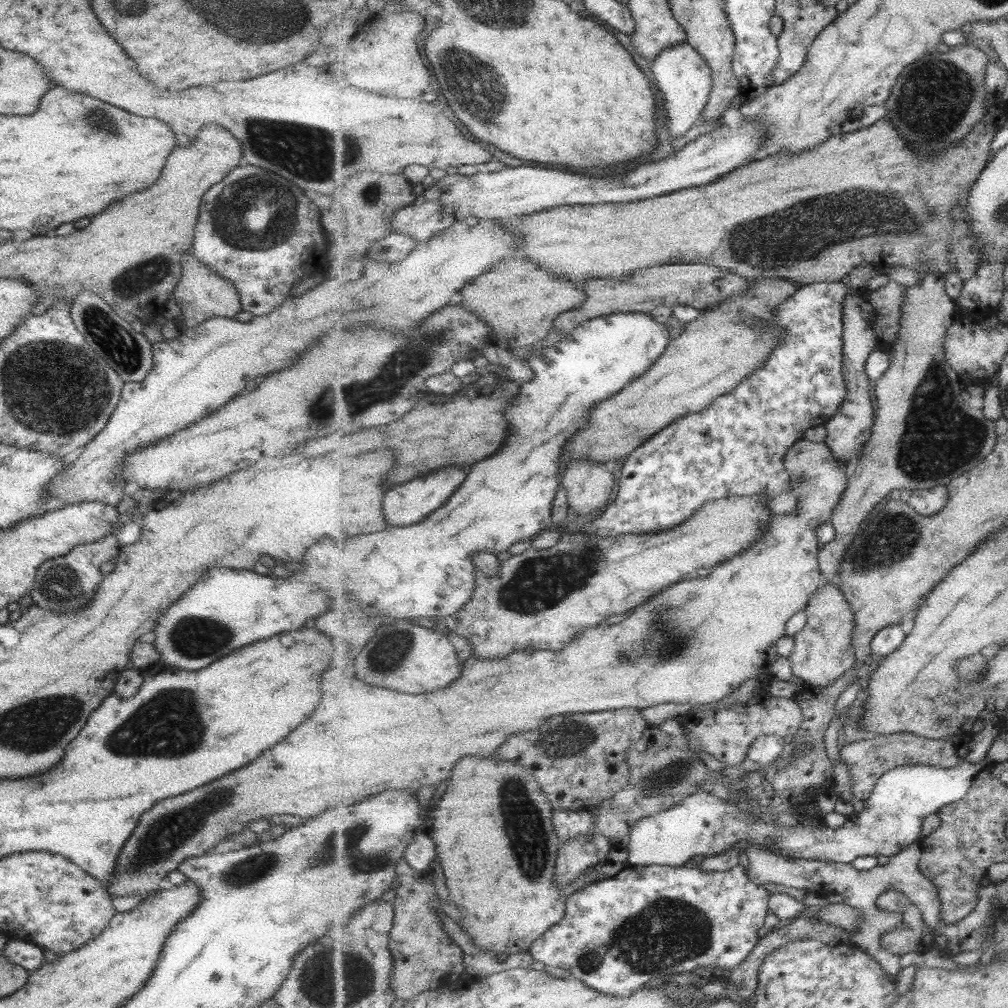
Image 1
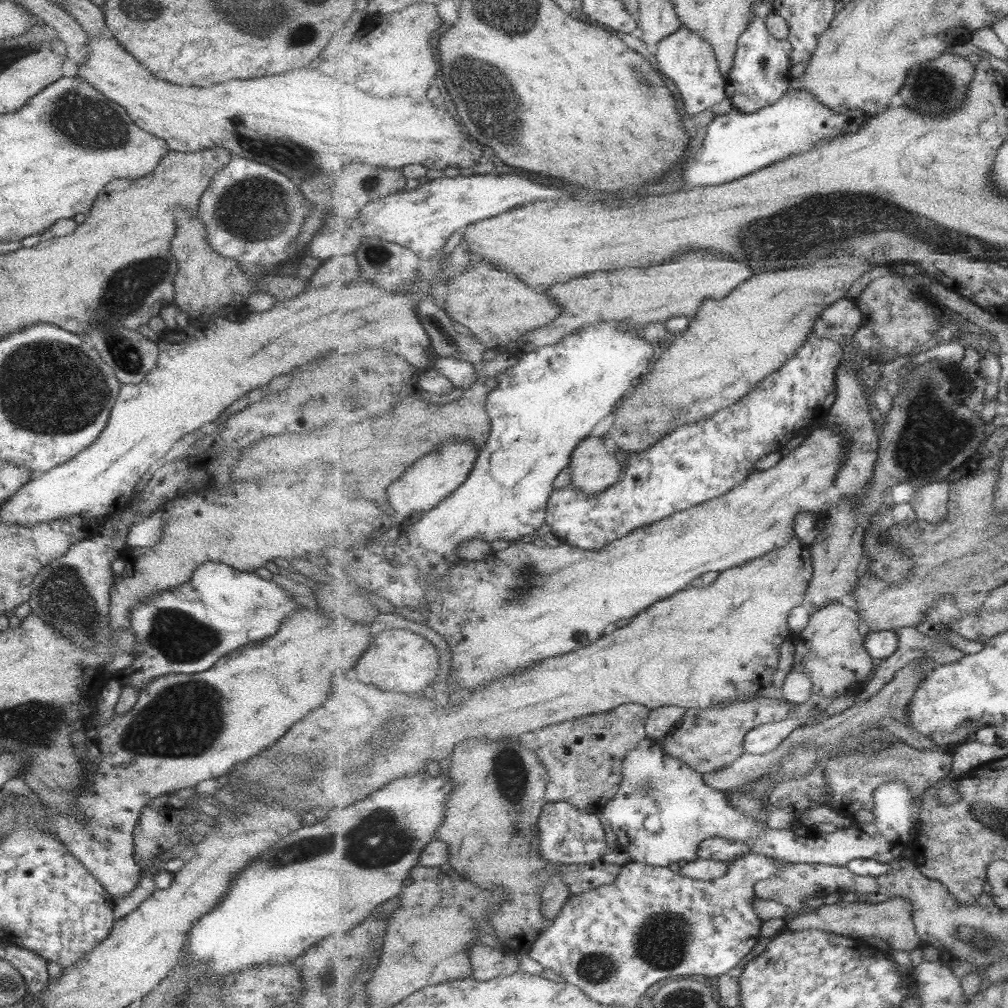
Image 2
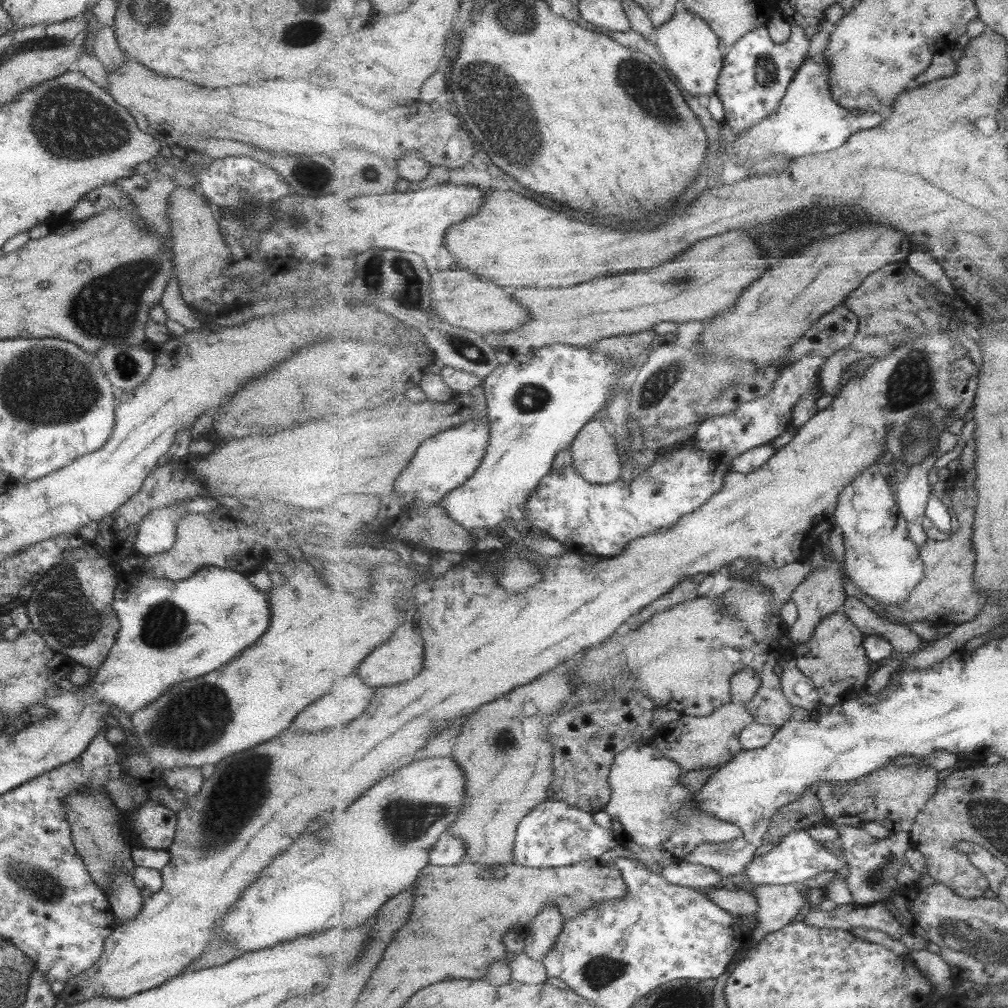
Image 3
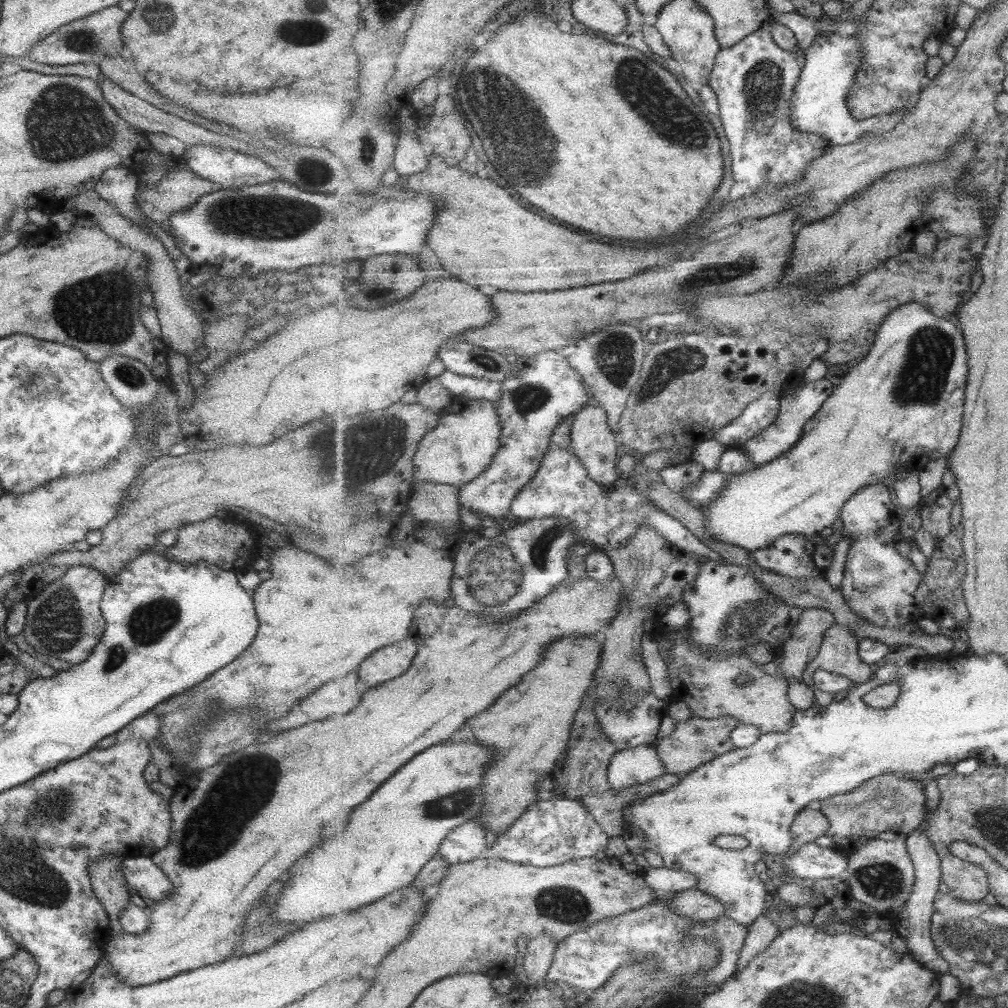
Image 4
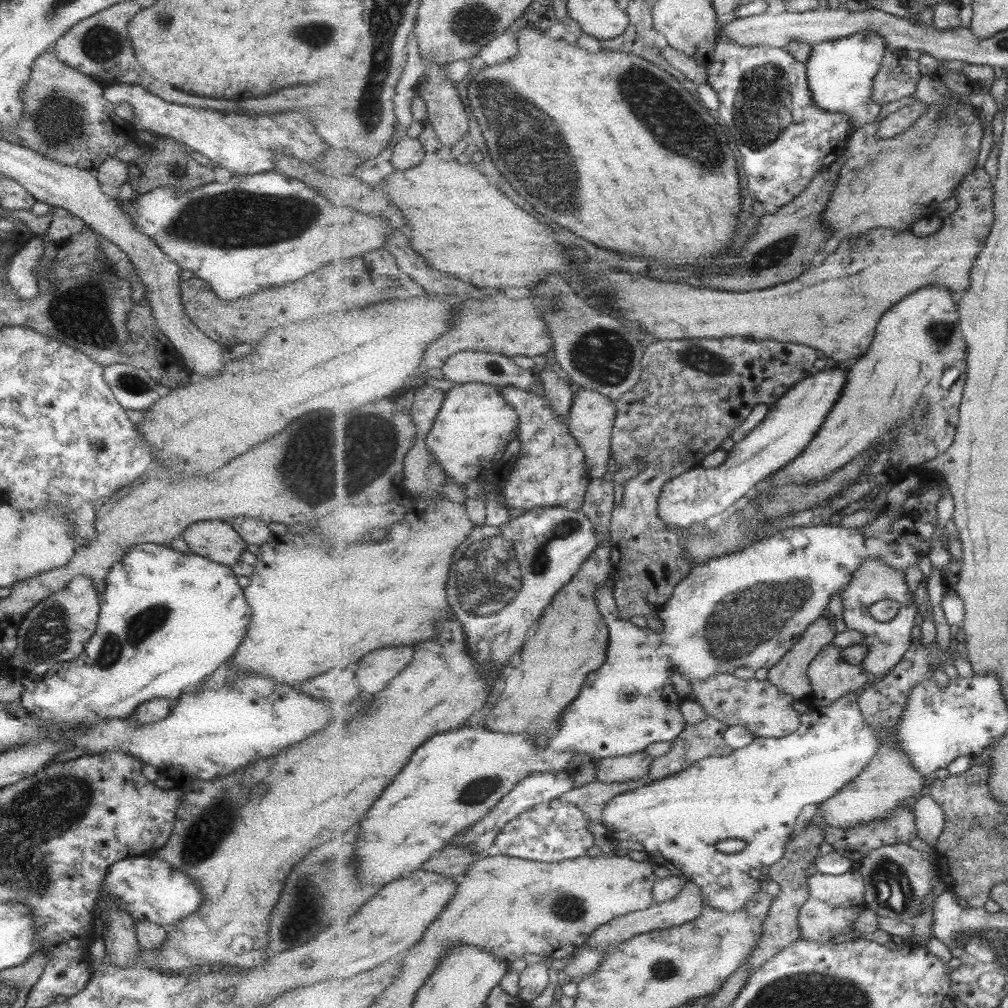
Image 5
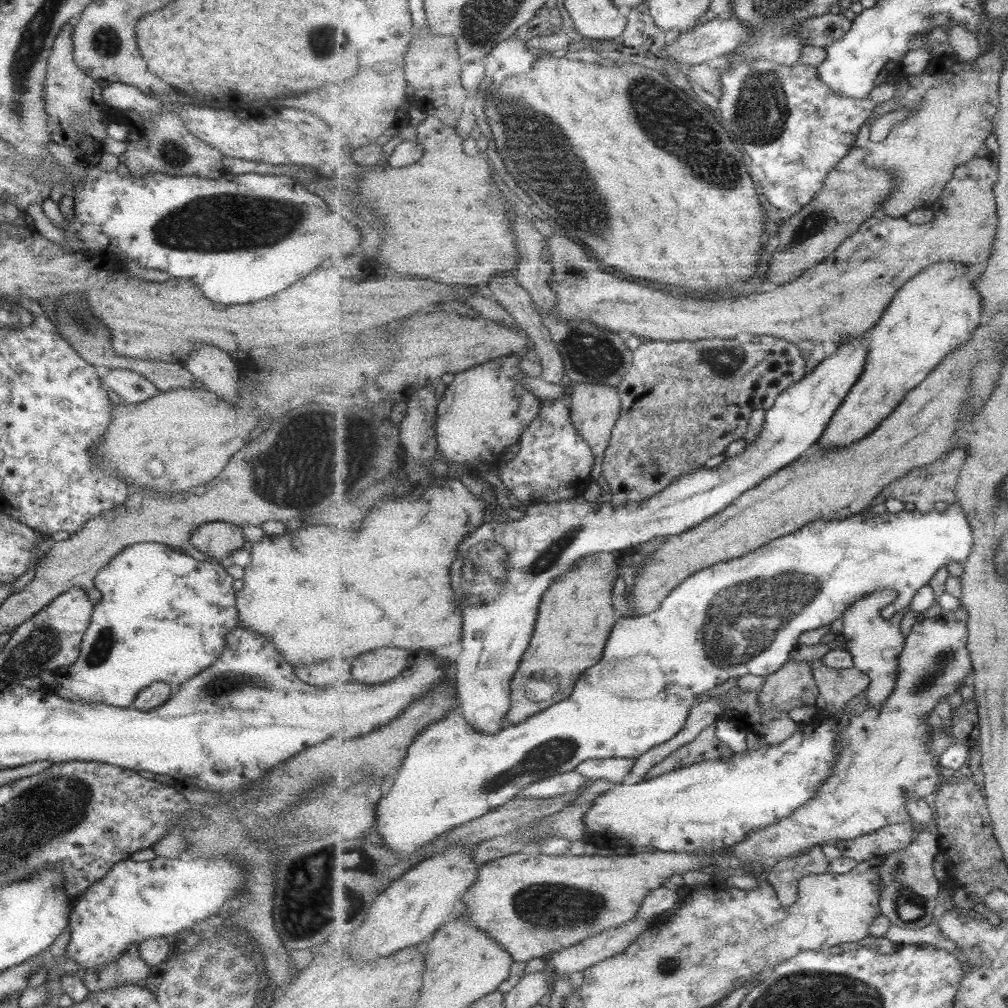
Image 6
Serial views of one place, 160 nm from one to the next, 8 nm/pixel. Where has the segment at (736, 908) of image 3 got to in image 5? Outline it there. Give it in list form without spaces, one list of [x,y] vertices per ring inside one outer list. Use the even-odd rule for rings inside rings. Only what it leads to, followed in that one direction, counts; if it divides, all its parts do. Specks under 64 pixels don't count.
[[[688,881],[683,887],[682,892],[675,899],[612,919],[607,924],[600,925],[589,937],[587,943],[591,944],[592,948],[599,948],[600,952],[608,952],[610,949],[618,947],[622,942],[631,940],[638,934],[669,928],[690,920],[695,920],[702,913],[703,907],[705,907],[705,899],[702,888],[697,883]]]

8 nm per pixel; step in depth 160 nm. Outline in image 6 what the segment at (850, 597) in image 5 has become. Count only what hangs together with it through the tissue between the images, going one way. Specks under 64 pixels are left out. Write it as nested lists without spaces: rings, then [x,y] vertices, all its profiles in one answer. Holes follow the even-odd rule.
[[[882,588],[877,592],[866,594],[861,600],[853,603],[844,618],[841,635],[845,638],[846,647],[853,655],[854,666],[861,669],[872,682],[866,691],[869,706],[881,706],[893,694],[897,686],[898,671],[900,670],[900,654],[906,648],[906,638],[901,632],[901,615],[887,620],[882,611],[898,599],[896,590]]]

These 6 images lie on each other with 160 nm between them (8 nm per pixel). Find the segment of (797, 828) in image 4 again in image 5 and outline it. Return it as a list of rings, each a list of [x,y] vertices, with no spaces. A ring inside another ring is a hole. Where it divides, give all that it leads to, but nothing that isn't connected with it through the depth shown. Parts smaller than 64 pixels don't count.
[[[819,825],[806,826],[787,844],[785,860],[779,860],[771,866],[771,880],[782,888],[782,893],[775,898],[768,919],[764,922],[764,934],[750,958],[750,974],[755,974],[768,960],[777,956],[784,948],[793,944],[801,936],[798,914],[810,898],[808,880],[818,873],[816,858],[820,855],[819,846],[826,842],[826,830]]]

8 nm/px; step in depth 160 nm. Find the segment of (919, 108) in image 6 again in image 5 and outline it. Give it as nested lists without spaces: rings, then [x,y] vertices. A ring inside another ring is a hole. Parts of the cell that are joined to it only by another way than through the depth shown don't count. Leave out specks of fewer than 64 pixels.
[[[923,75],[915,95],[882,106],[880,116],[885,117],[917,100],[925,103],[926,112],[909,128],[894,137],[877,138],[877,120],[852,133],[843,154],[846,160],[840,179],[831,192],[832,198],[824,215],[824,227],[832,235],[822,250],[822,260],[836,253],[844,240],[855,242],[874,228],[909,231],[912,223],[935,215],[937,204],[955,196],[956,188],[977,166],[975,158],[981,150],[983,124],[976,108],[967,103],[945,108],[948,96],[950,90],[941,80]],[[944,110],[946,113],[941,117]]]

